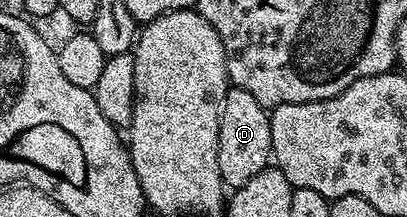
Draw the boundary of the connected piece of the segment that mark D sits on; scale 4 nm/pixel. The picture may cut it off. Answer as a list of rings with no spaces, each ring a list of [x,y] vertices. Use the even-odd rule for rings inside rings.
[[[231,86],[219,113],[219,175],[228,187],[244,186],[257,172],[268,169],[272,161],[271,115],[268,107],[257,104],[249,92]]]

